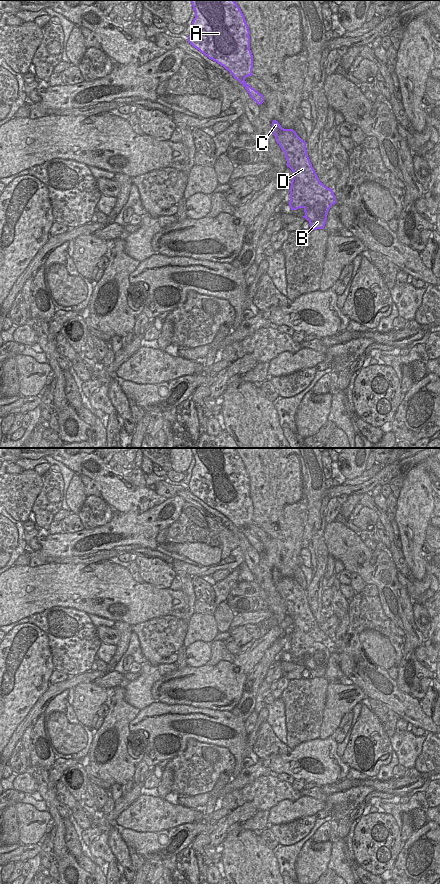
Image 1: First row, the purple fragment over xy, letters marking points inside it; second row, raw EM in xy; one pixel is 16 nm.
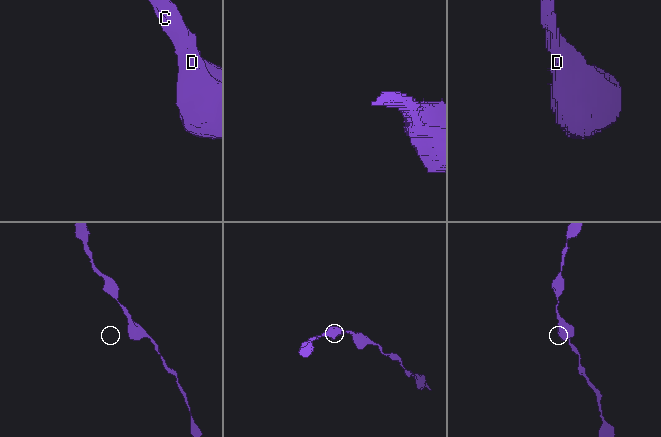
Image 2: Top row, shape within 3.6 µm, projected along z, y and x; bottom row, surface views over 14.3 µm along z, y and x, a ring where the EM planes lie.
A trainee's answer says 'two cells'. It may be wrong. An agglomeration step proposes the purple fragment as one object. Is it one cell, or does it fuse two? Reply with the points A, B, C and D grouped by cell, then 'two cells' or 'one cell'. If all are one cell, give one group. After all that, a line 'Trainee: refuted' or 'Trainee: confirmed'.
groups A B C D; one cell
Trainee: refuted

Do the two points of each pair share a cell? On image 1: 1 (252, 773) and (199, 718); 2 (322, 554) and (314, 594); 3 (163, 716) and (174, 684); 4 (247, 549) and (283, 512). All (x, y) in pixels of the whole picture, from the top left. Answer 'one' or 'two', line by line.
1: two
2: one
3: two
4: two

